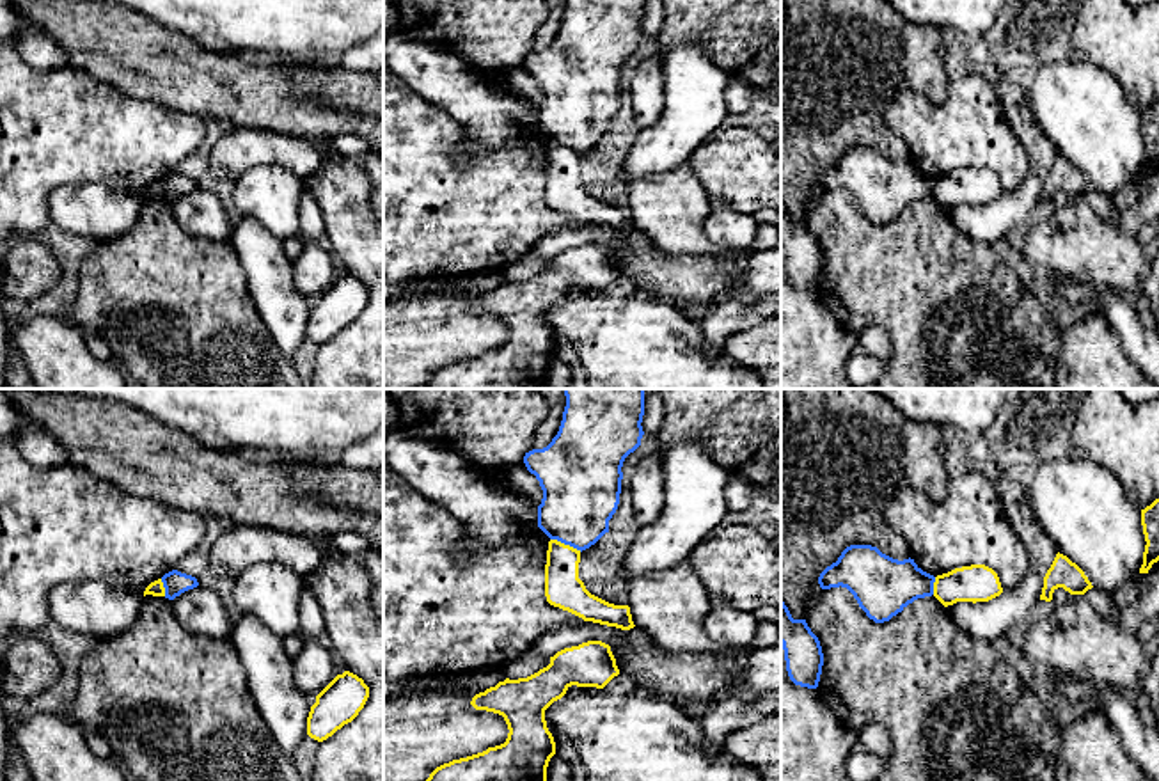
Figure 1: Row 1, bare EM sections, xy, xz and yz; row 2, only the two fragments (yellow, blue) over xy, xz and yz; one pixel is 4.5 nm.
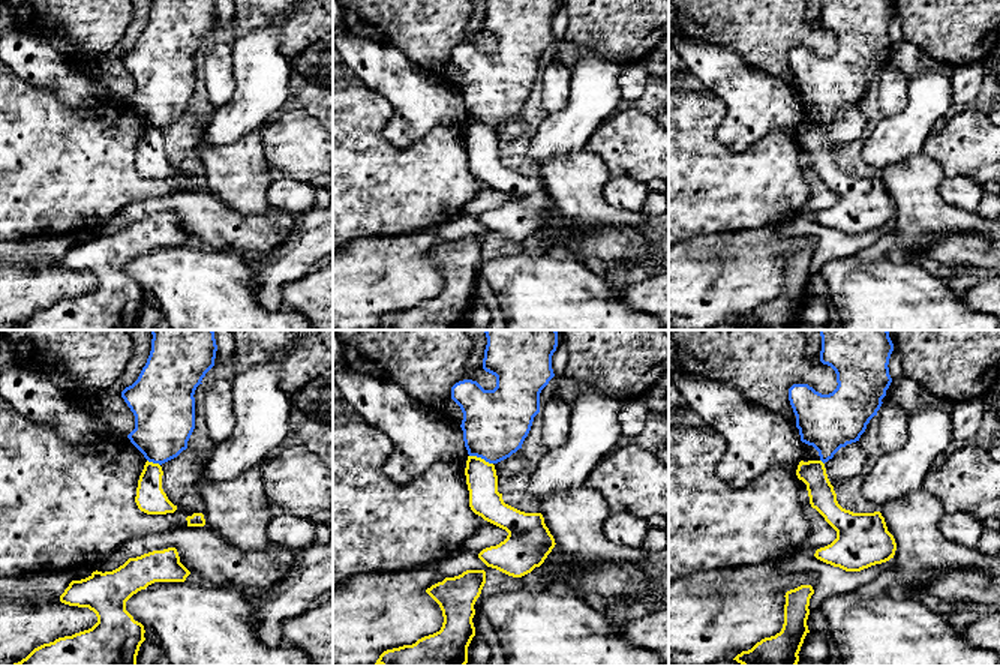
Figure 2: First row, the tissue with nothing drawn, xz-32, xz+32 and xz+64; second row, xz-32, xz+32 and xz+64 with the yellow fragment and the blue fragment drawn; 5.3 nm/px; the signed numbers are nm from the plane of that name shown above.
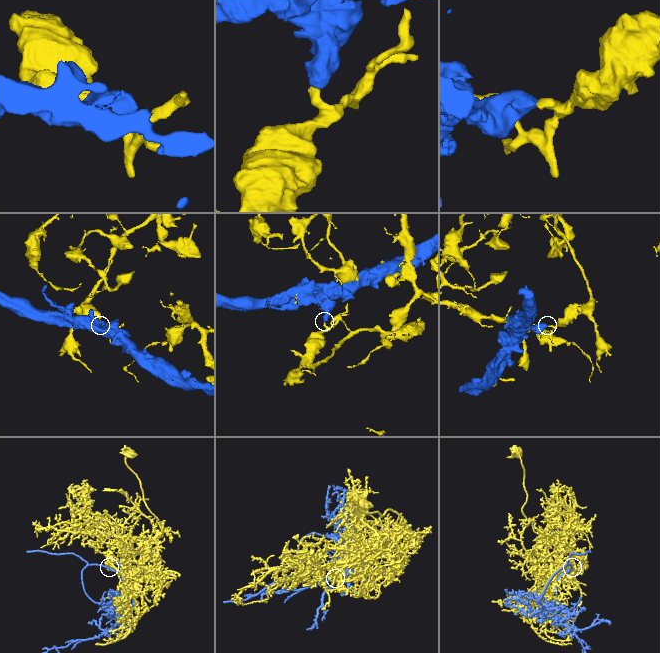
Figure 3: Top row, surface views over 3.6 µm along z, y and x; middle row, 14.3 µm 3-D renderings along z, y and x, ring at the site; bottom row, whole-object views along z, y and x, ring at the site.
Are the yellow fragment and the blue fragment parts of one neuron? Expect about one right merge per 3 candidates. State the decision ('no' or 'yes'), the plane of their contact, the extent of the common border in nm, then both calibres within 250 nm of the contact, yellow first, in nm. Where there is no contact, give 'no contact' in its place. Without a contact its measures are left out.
no; meets yellow in xz; contact 160 nm long; 170 nm thick on the yellow side, 360 nm on the other

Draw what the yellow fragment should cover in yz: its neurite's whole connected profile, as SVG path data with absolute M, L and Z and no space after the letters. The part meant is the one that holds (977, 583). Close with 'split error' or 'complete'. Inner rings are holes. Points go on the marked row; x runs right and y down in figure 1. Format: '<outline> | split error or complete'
M985 564L955 568L937 575L934 596L944 605L957 602L989 602L1003 593L997 573Z | complete

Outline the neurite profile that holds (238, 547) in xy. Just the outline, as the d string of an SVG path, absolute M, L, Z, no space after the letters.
M229 525L208 552L218 577L236 577L256 563L280 563L305 577L319 561L318 540L257 525Z

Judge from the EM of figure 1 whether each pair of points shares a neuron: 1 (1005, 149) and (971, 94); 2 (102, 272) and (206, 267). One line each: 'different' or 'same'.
1: same
2: same

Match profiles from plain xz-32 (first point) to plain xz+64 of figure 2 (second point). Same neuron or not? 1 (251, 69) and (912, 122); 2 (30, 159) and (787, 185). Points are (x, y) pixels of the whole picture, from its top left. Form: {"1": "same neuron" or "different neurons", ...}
{"1": "same neuron", "2": "same neuron"}

